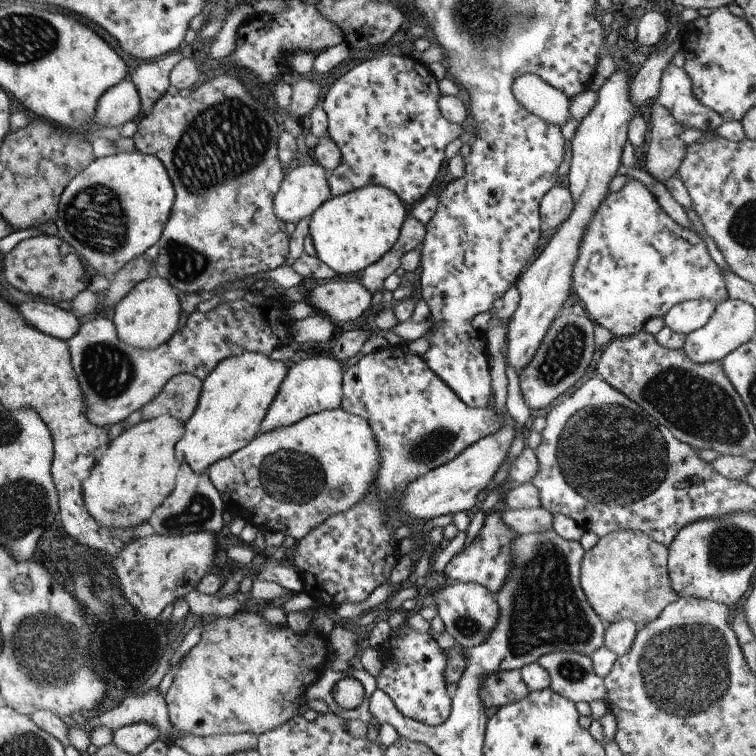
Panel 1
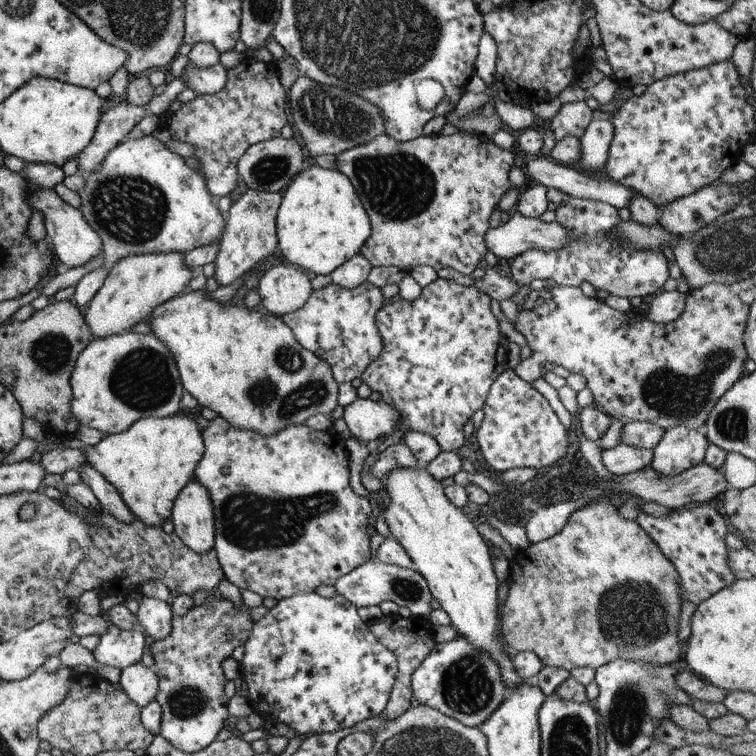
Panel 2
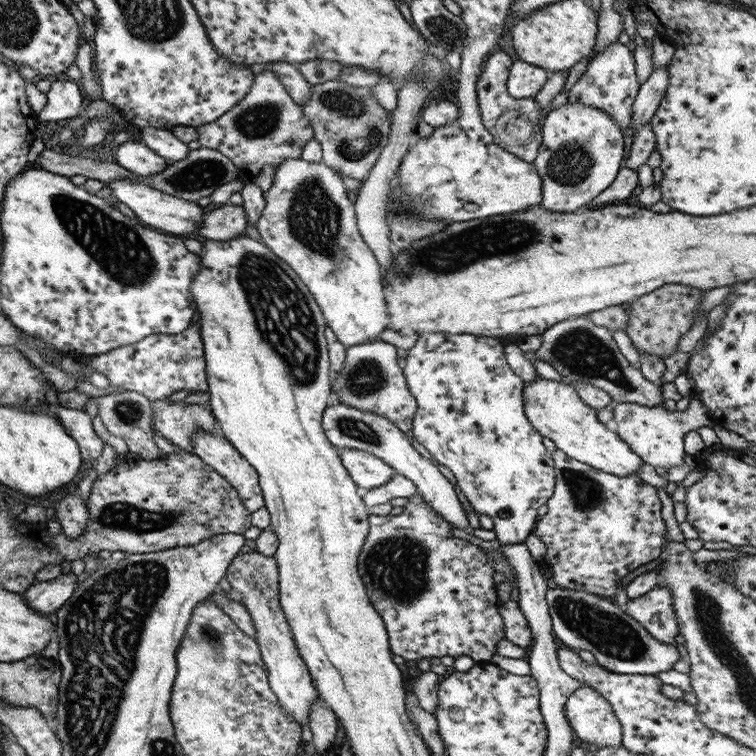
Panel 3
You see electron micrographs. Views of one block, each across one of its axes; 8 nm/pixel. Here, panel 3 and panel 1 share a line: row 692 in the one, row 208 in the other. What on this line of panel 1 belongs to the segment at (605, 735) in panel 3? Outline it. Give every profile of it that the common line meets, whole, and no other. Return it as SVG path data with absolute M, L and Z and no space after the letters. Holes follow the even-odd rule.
M625 65L625 68L615 68L615 71L605 82L598 88L597 100L591 111L579 121L574 137L570 140L571 144L571 161L567 173L567 190L572 200L571 212L566 219L556 228L555 233L545 244L545 247L532 264L523 268L516 278L515 287L518 290L519 301L514 312L508 318L506 345L504 346L504 354L507 362L513 367L515 372L523 367L531 360L535 354L539 343L543 340L543 336L553 322L562 311L562 304L571 294L571 273L574 267L576 256L578 255L578 246L582 239L583 233L590 224L590 220L598 210L602 200L609 194L607 186L609 181L615 175L615 171L620 165L620 154L623 143L627 138L627 125L630 118L637 113L630 101L628 100L628 82L633 74L635 66Z

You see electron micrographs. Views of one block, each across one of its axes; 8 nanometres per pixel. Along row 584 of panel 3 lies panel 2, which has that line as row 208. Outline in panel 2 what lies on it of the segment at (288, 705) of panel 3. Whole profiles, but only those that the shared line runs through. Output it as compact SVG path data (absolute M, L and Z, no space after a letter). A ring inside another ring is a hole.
M251 189L236 196L235 202L224 213L224 227L218 242L217 256L214 260L214 278L220 285L228 285L263 260L269 259L275 246L276 210L279 208L281 193L257 192Z

